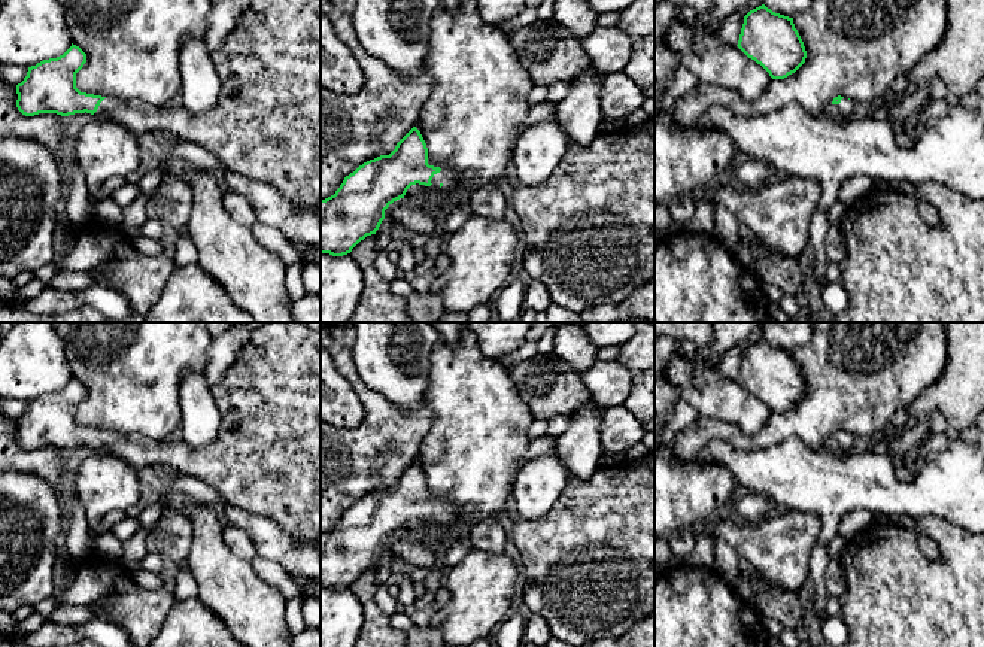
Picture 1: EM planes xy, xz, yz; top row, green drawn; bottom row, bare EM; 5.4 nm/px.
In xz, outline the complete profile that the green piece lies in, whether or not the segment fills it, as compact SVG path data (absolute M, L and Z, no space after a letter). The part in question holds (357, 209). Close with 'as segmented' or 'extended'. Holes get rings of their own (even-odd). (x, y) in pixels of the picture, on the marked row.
M413 127L395 146L389 155L380 155L359 165L344 177L334 195L321 200L321 253L343 256L364 240L376 234L385 210L397 200L404 198L411 185L438 186L449 189L459 179L468 179L471 173L462 176L452 170L444 170L428 164L428 148L420 131Z | extended

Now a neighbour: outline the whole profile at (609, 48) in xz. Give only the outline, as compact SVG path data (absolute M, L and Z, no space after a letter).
M599 27L583 37L592 67L602 76L623 70L632 55L632 40L620 27Z

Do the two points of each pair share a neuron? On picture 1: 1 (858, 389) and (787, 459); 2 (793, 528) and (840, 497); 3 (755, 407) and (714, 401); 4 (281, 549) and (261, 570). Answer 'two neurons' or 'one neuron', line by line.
1: two neurons
2: two neurons
3: one neuron
4: two neurons

